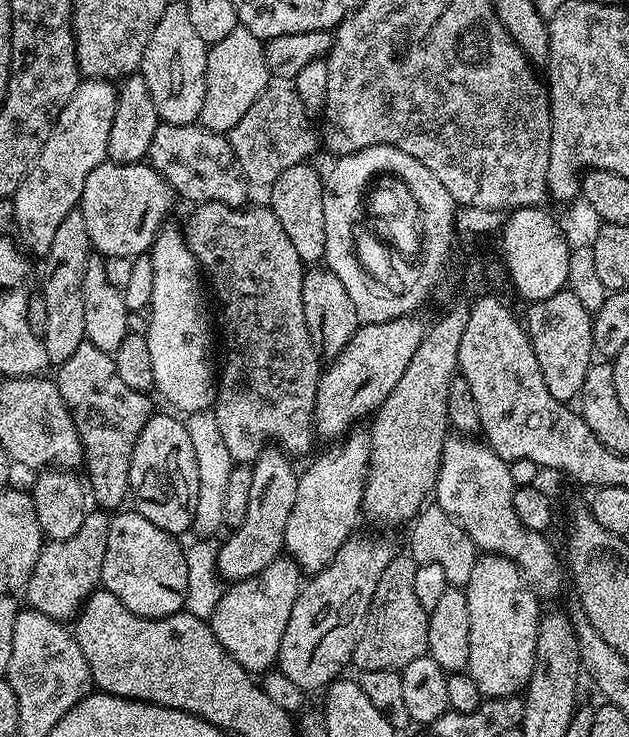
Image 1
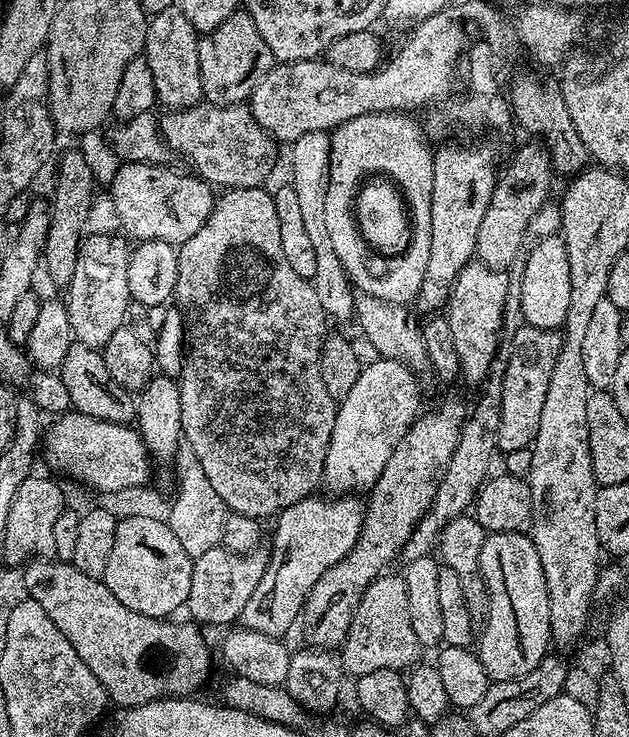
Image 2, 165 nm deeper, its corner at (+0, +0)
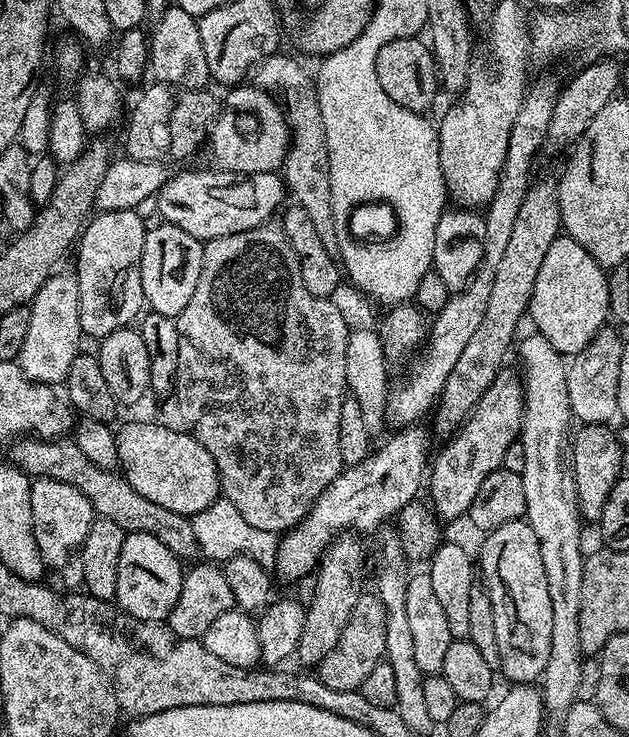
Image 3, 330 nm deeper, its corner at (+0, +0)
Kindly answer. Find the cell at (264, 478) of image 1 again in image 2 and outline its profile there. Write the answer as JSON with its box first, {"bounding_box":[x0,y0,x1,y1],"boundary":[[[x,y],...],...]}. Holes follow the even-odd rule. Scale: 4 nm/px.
{"bounding_box":[186,547,269,625],"boundary":[[[224,547],[206,550],[206,554],[195,557],[192,562],[190,578],[190,594],[186,612],[197,625],[228,624],[239,621],[246,602],[250,602],[250,594],[262,582],[262,574],[268,569],[269,553],[257,550],[250,553],[231,552]]]}

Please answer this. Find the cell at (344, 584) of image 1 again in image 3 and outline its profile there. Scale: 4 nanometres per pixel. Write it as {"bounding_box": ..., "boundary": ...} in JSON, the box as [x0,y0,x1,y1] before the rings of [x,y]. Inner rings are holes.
{"bounding_box":[433,180,561,436],"boundary":[[[540,180],[537,184],[535,181],[524,195],[518,218],[514,218],[514,231],[510,233],[508,245],[502,254],[502,262],[494,274],[494,286],[490,289],[490,302],[486,302],[486,314],[482,314],[481,325],[474,330],[469,344],[462,350],[453,370],[450,370],[443,393],[437,400],[433,413],[434,432],[436,430],[446,434],[445,436],[453,435],[471,415],[482,394],[489,389],[490,383],[503,369],[504,358],[511,351],[517,335],[516,328],[520,319],[525,319],[528,311],[528,303],[534,290],[534,278],[538,278],[542,258],[546,258],[546,250],[550,250],[561,232],[556,184],[548,180]]]}

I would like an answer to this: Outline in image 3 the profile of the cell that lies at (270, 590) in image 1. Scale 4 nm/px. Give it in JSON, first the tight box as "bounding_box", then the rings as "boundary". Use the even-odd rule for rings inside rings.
{"bounding_box":[274,426,430,580],"boundary":[[[424,426],[403,427],[384,445],[368,453],[362,462],[340,471],[314,502],[314,506],[287,532],[280,536],[280,545],[274,553],[275,571],[288,580],[300,580],[315,573],[320,557],[337,536],[351,530],[356,534],[376,532],[380,524],[399,517],[400,511],[421,495],[430,468],[428,456],[429,429]]]}

